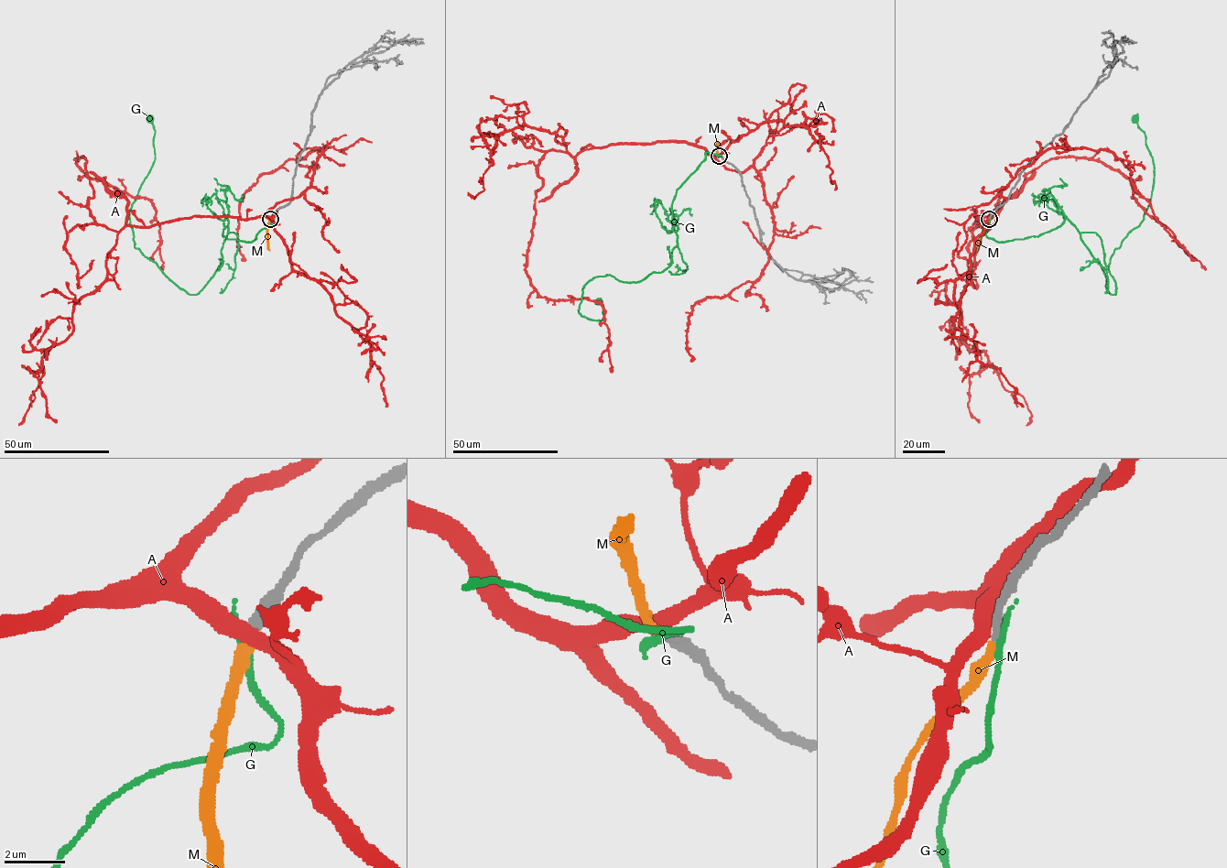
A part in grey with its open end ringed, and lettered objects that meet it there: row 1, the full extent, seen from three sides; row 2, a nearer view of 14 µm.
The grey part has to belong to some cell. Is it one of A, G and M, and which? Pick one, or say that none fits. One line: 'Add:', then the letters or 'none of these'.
Add: M

